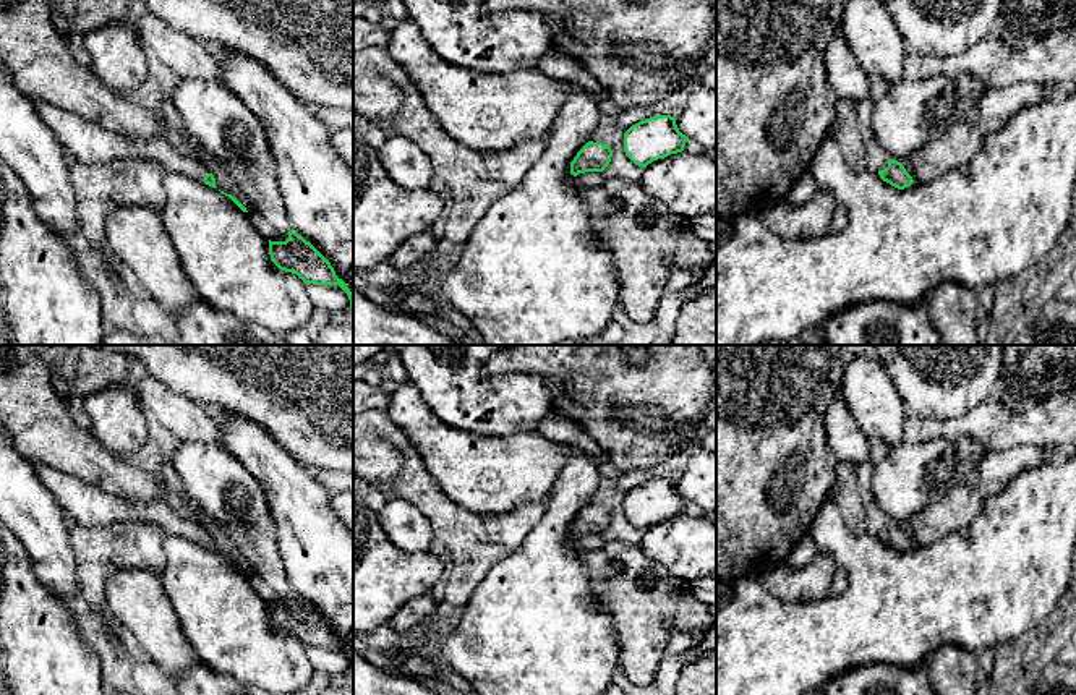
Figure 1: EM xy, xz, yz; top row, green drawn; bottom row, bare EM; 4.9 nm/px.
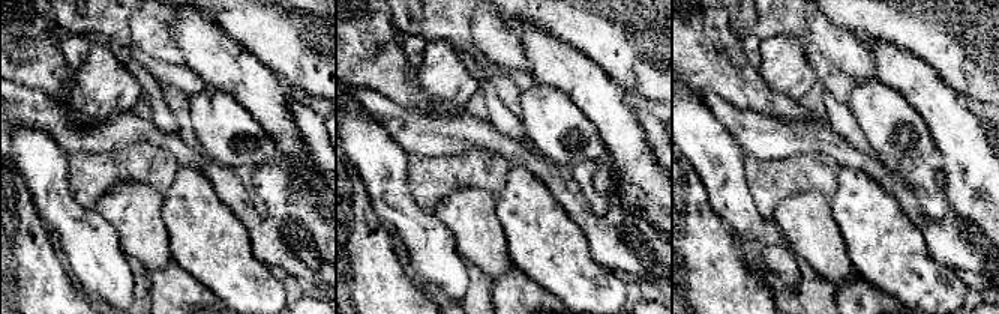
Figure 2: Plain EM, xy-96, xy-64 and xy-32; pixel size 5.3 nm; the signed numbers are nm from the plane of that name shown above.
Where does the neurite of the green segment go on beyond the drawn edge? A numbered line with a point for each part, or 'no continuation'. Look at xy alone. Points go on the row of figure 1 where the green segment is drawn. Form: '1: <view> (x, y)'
1: xy (86, 141)

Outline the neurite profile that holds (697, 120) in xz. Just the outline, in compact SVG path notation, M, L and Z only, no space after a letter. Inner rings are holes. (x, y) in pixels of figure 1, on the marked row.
M698 84L676 117L676 125L689 139L702 143L707 151L716 151L716 89Z

